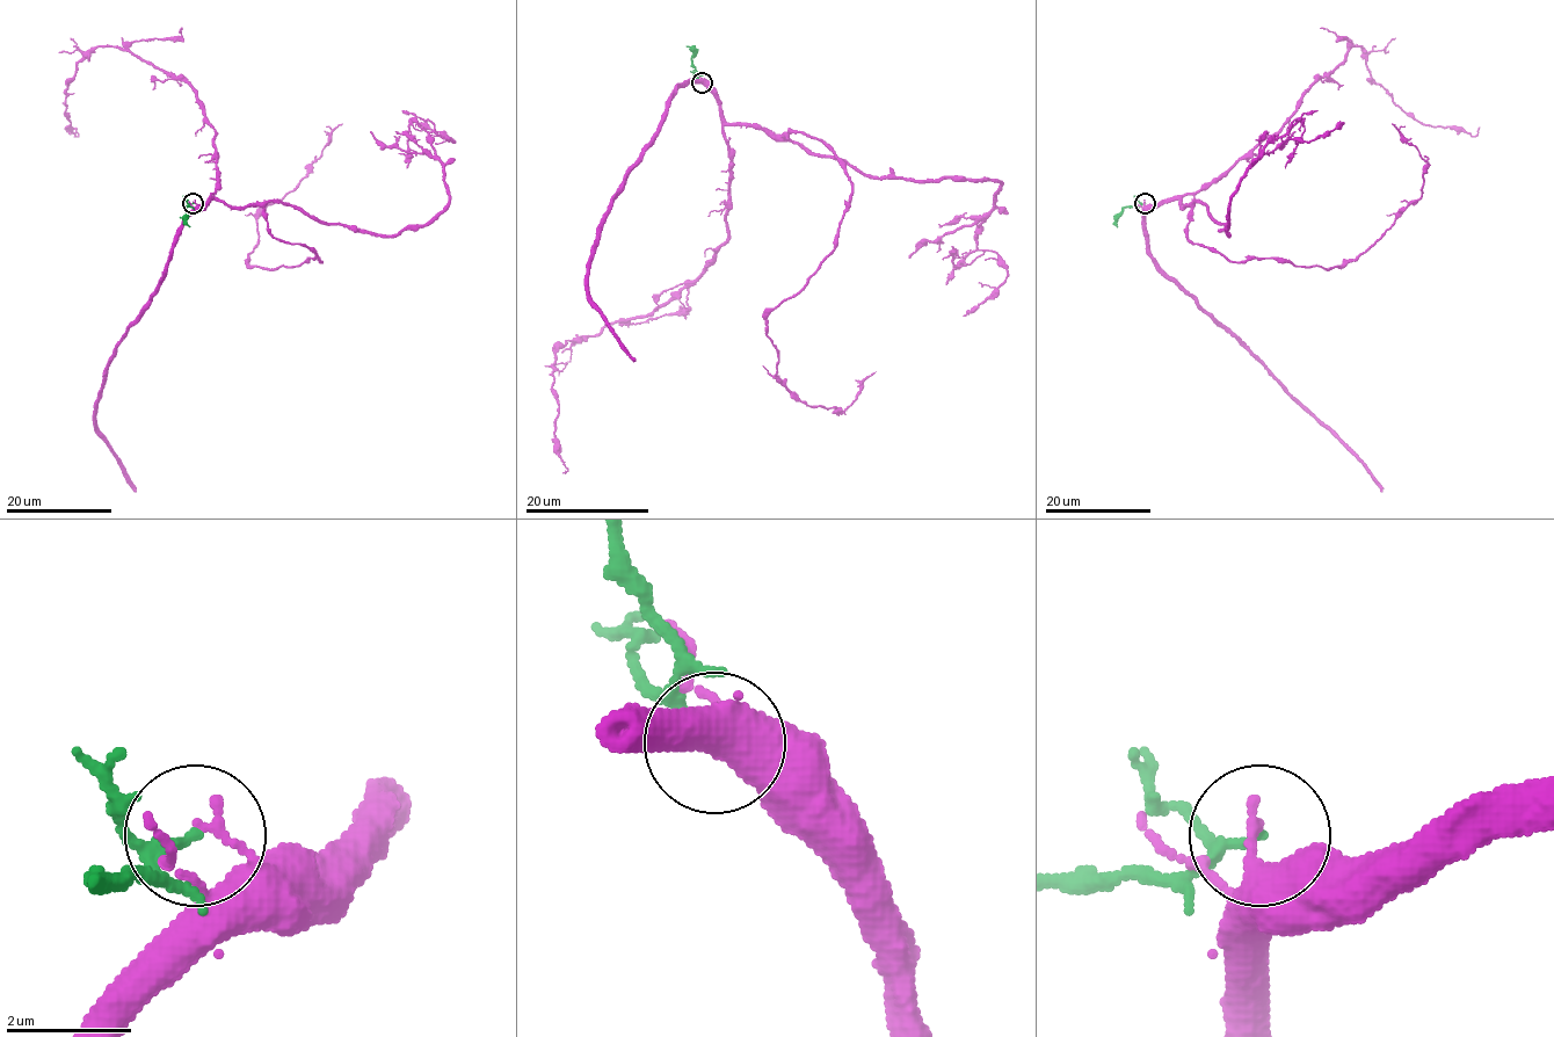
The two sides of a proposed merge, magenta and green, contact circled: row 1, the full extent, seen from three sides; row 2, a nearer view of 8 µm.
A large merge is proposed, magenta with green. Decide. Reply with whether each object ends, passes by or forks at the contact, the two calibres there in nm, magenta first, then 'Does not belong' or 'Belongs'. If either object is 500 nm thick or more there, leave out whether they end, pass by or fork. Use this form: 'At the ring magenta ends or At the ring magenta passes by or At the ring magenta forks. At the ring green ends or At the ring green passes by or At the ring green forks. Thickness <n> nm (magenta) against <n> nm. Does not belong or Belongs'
At the ring magenta ends. At the ring green passes by. Thickness 150 nm (magenta) against 110 nm. Does not belong

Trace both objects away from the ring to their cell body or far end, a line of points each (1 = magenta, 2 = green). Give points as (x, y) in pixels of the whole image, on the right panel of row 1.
1: (1145, 202), (1190, 205), (1188, 239), (1231, 261), (1331, 269), (1353, 261), (1422, 195), (1427, 162), (1393, 124)
2: (1145, 203), (1125, 207), (1117, 219), (1117, 227)

